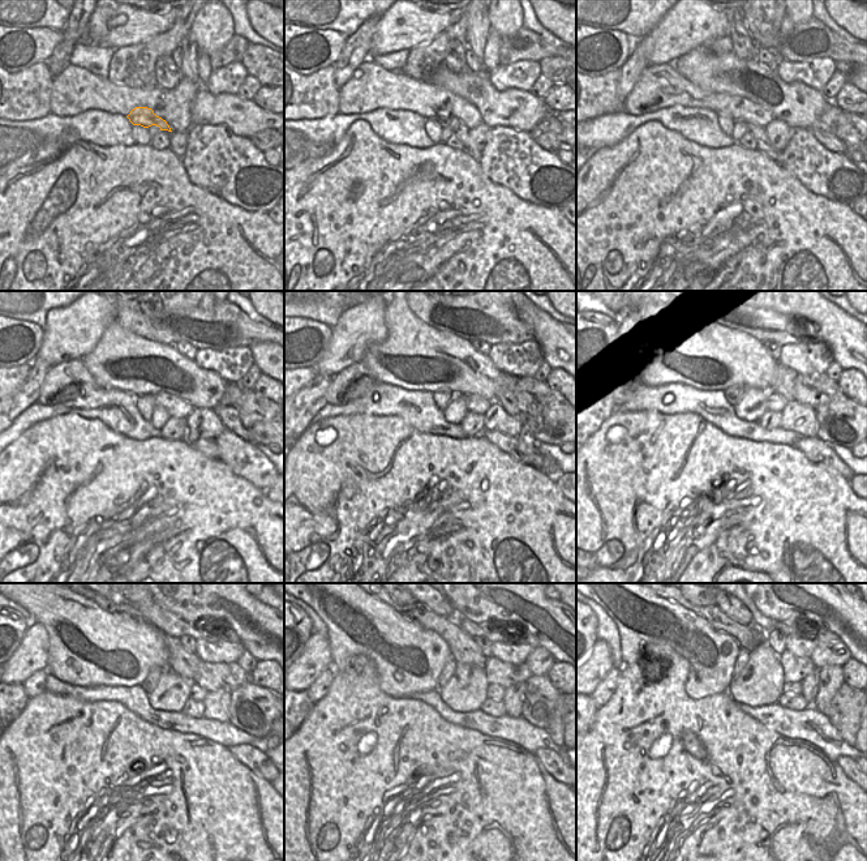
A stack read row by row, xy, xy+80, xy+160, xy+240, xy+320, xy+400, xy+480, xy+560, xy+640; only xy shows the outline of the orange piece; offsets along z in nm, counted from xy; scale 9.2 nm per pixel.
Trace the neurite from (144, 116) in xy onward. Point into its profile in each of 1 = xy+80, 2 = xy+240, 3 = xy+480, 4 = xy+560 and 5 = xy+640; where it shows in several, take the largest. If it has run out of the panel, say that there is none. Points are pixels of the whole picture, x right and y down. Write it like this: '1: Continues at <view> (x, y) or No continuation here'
1: Continues at xy+80 (460, 129)
2: Continues at xy+240 (206, 446)
3: Continues at xy+480 (254, 759)
4: Continues at xy+560 (549, 759)
5: Continues at xy+640 (841, 762).

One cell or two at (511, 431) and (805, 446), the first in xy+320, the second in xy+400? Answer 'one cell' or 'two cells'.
two cells

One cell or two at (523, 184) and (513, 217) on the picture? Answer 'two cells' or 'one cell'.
two cells

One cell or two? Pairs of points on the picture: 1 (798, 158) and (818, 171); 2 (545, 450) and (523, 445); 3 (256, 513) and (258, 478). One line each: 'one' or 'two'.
1: one
2: two
3: two

